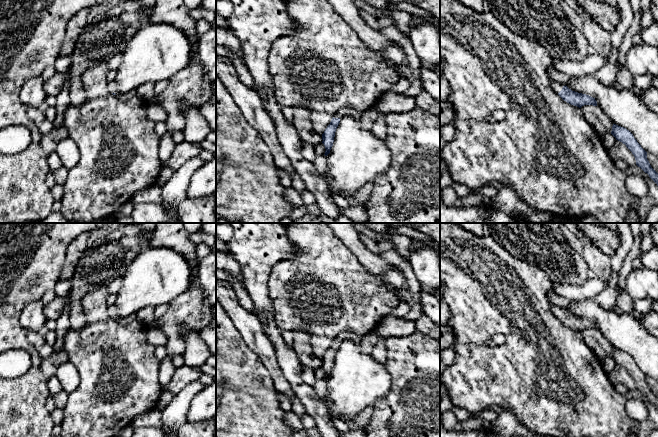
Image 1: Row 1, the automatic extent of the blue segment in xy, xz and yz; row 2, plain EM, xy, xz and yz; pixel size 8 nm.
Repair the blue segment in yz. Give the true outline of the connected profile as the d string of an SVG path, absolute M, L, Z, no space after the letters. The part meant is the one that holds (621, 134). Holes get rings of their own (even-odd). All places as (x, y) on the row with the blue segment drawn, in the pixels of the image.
M613 124L611 134L616 140L622 142L632 152L635 157L636 165L640 167L658 186L658 173L651 167L647 152L634 138L633 134L624 127Z

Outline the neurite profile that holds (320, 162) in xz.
M317 155L315 160L313 161L316 170L324 174L327 170L328 164L327 164L327 156L323 155Z

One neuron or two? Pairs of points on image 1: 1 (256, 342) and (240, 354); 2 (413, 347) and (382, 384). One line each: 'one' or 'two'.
1: two
2: two

